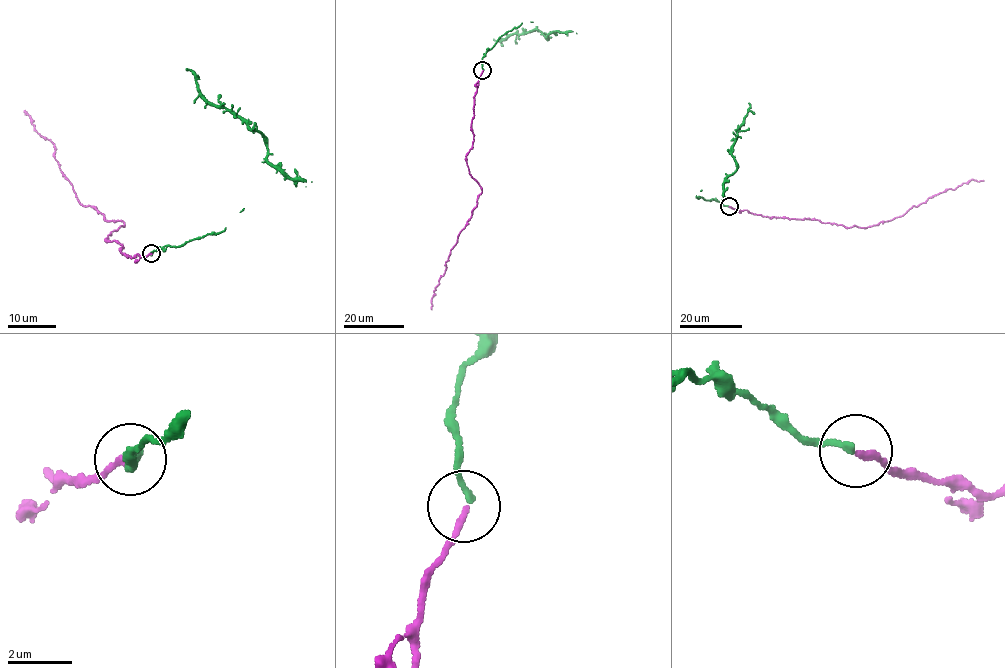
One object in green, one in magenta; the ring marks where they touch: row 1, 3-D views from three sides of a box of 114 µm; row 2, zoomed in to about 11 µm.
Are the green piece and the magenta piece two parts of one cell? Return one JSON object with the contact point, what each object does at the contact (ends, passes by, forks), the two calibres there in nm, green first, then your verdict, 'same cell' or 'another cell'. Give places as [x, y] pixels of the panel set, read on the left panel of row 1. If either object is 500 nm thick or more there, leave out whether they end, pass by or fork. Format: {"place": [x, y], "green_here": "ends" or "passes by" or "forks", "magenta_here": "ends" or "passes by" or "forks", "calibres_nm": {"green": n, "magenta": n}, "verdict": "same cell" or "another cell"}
{"place": [151, 253], "green_here": "ends", "magenta_here": "ends", "calibres_nm": {"green": 190, "magenta": 200}, "verdict": "same cell"}

